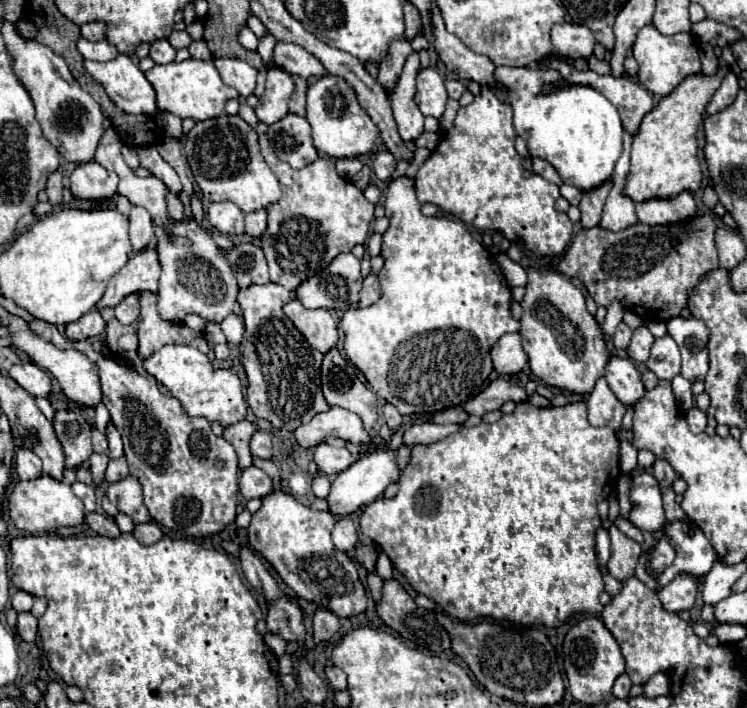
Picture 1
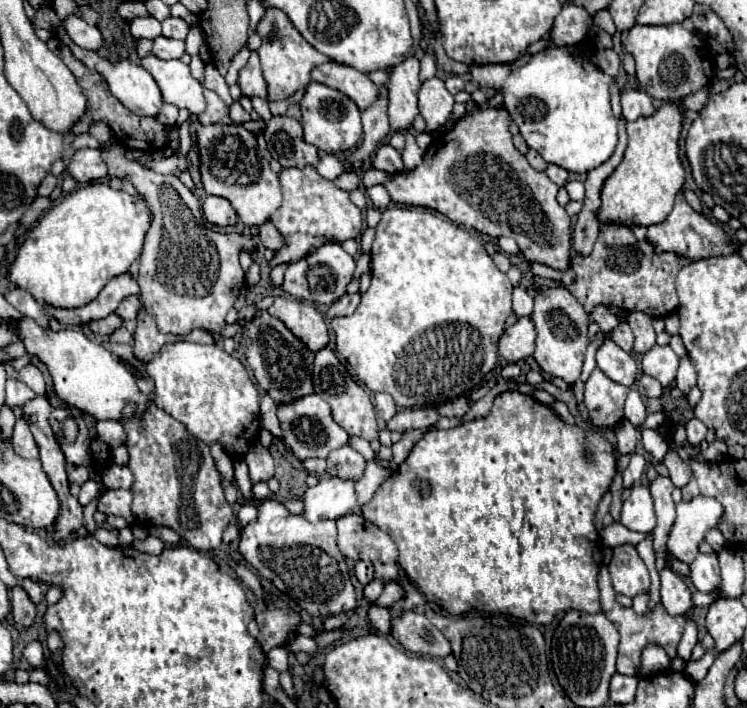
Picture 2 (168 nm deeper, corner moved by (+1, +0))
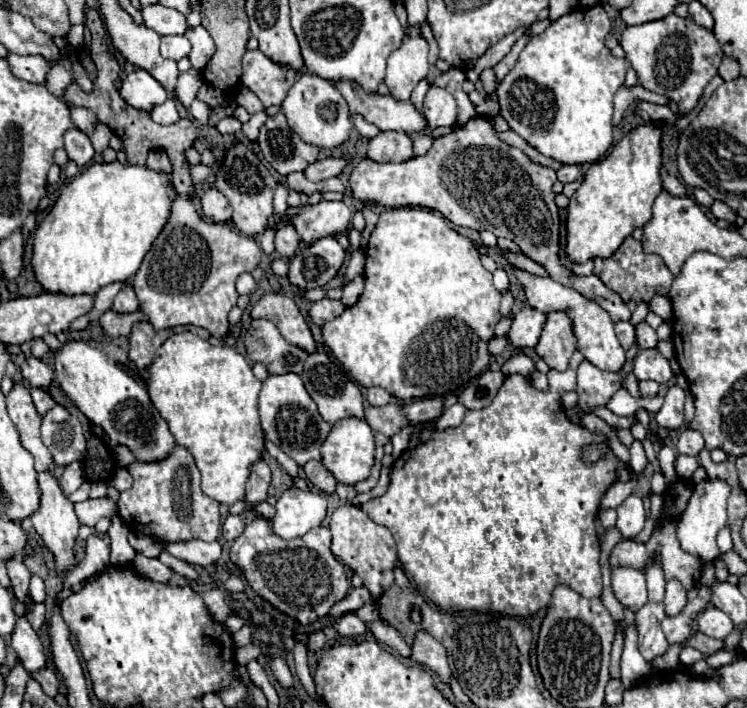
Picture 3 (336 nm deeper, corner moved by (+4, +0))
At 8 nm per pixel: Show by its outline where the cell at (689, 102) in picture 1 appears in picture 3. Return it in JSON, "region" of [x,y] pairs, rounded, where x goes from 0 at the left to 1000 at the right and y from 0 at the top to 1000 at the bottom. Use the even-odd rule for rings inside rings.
{"region":[[[858,177],[847,182],[842,191],[834,191],[829,202],[821,205],[818,216],[805,227],[788,233],[783,253],[772,273],[762,281],[759,290],[759,346],[756,357],[767,371],[783,371],[797,363],[818,363],[831,340],[847,329],[850,321],[861,321],[871,306],[871,290],[885,273],[888,258],[882,250],[885,233],[885,182],[880,177]]]}

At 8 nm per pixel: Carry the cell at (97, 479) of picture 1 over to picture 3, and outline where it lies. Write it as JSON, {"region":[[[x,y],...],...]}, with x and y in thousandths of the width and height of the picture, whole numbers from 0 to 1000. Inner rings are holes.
{"region":[[[122,756],[116,761],[116,784],[114,784],[114,790],[95,809],[90,809],[87,818],[84,818],[87,832],[92,832],[95,826],[111,821],[114,815],[141,804],[143,798],[146,798],[146,773],[143,773],[143,767],[133,756]]]}

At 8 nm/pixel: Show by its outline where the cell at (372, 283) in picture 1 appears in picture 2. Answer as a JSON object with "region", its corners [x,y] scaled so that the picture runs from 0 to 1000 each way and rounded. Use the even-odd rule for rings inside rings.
{"region":[[[482,414],[461,417],[461,419],[455,419],[455,425],[450,425],[450,428],[442,431],[442,439],[439,439],[436,445],[439,445],[442,451],[447,451],[447,448],[458,448],[458,445],[471,445],[471,442],[477,439],[477,434],[482,431],[482,422],[485,422]]]}

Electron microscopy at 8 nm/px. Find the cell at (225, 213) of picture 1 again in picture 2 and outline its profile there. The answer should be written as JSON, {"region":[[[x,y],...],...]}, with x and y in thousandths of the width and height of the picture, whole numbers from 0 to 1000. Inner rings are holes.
{"region":[[[278,275],[278,278],[273,281],[270,295],[273,295],[276,309],[278,309],[284,318],[305,321],[305,318],[316,318],[316,315],[319,315],[319,304],[316,304],[313,292],[311,292],[308,284],[300,281],[300,278]]]}

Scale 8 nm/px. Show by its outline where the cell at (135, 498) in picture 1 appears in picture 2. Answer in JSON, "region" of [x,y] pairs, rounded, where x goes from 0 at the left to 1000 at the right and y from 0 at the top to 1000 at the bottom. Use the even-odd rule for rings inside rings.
{"region":[[[142,691],[131,708],[131,722],[137,725],[150,725],[158,730],[166,730],[174,742],[179,742],[185,733],[177,725],[177,694],[174,691]]]}

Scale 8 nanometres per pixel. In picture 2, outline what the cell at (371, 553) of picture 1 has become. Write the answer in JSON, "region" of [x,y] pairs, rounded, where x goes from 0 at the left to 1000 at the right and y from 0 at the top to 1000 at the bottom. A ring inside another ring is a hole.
{"region":[[[477,792],[477,815],[485,826],[501,818],[501,798],[495,792]]]}

